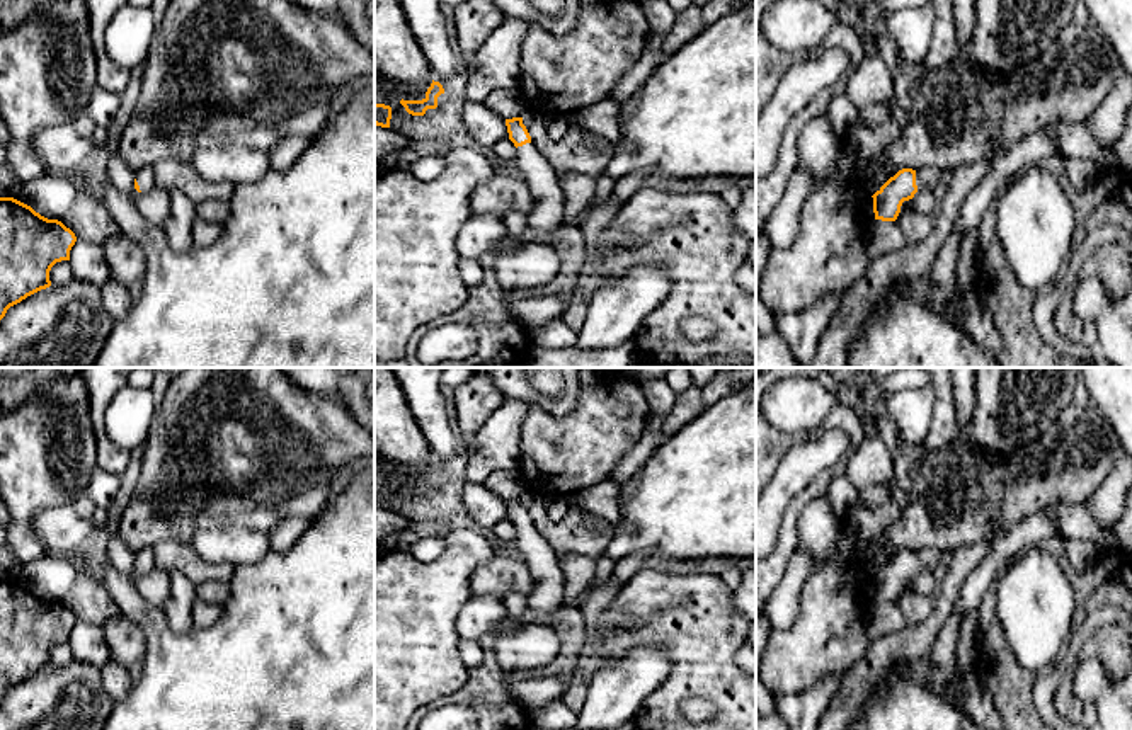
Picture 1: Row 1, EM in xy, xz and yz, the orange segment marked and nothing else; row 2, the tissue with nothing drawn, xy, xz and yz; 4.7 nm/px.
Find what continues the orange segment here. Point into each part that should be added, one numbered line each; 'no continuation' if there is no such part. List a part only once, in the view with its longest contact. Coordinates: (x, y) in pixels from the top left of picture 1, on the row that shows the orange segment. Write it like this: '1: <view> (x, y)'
1: yz (930, 177)

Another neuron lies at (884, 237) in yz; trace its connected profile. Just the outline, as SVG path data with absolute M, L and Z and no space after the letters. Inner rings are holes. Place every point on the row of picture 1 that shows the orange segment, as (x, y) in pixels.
M873 220L870 223L865 248L870 260L882 259L887 254L899 252L906 247L907 240L897 220Z

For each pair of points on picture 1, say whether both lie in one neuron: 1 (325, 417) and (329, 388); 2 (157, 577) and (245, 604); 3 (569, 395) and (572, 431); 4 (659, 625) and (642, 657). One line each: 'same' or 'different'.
1: different
2: different
3: different
4: different

